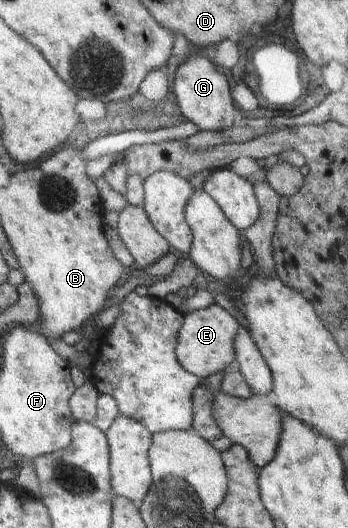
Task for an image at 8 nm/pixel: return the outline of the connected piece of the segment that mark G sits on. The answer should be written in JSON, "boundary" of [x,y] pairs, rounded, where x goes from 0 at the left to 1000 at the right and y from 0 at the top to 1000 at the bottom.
{"boundary":[[[592,108],[534,112],[506,134],[497,170],[523,218],[575,248],[649,248],[672,237],[678,218],[655,153]]]}

